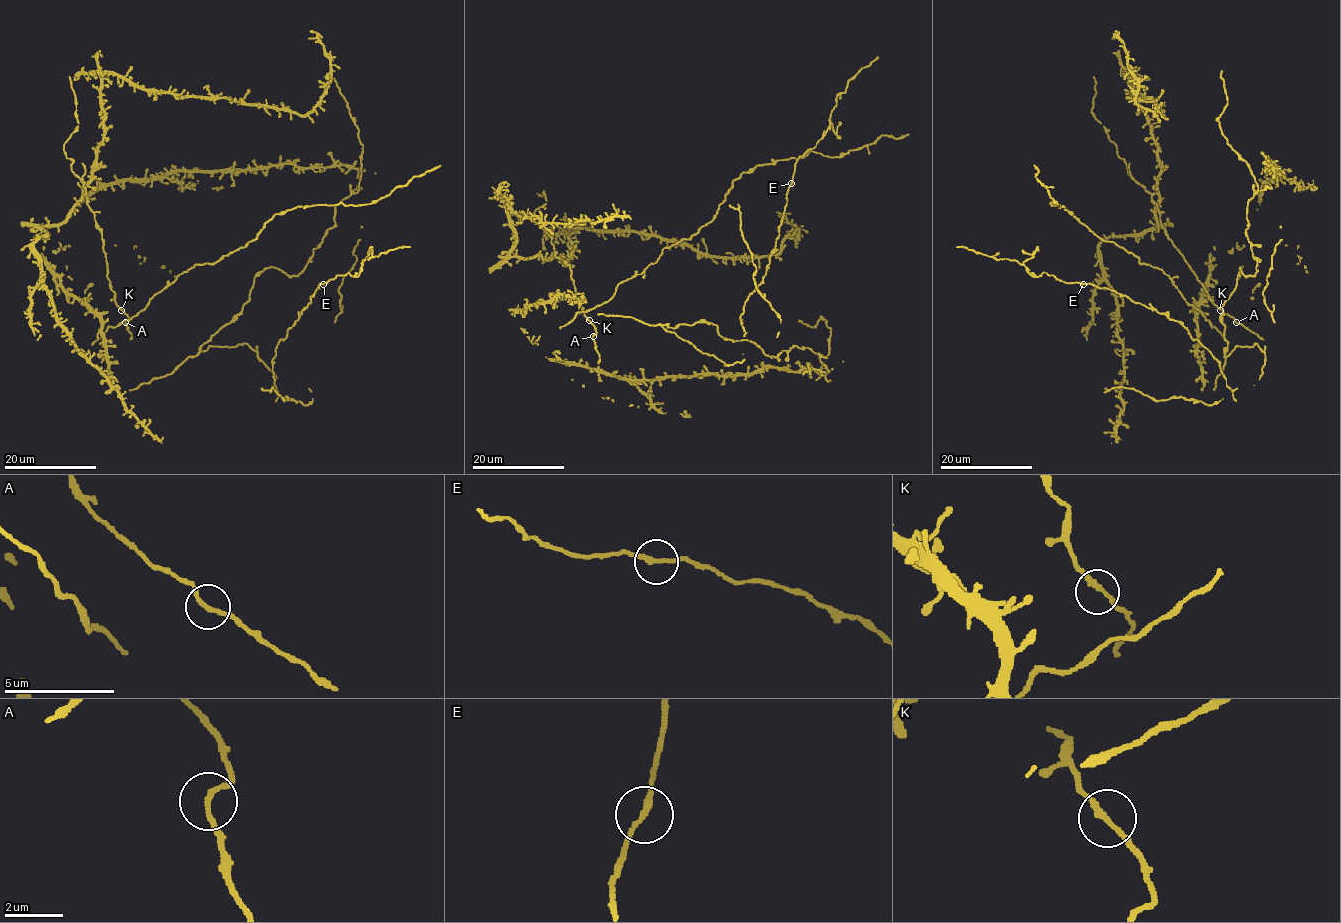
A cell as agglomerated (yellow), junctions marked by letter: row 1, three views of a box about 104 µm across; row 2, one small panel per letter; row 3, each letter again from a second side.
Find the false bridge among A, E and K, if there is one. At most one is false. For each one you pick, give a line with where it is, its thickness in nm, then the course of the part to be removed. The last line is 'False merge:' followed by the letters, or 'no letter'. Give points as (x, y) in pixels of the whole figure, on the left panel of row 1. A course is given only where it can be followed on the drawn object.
False merge: no letter

